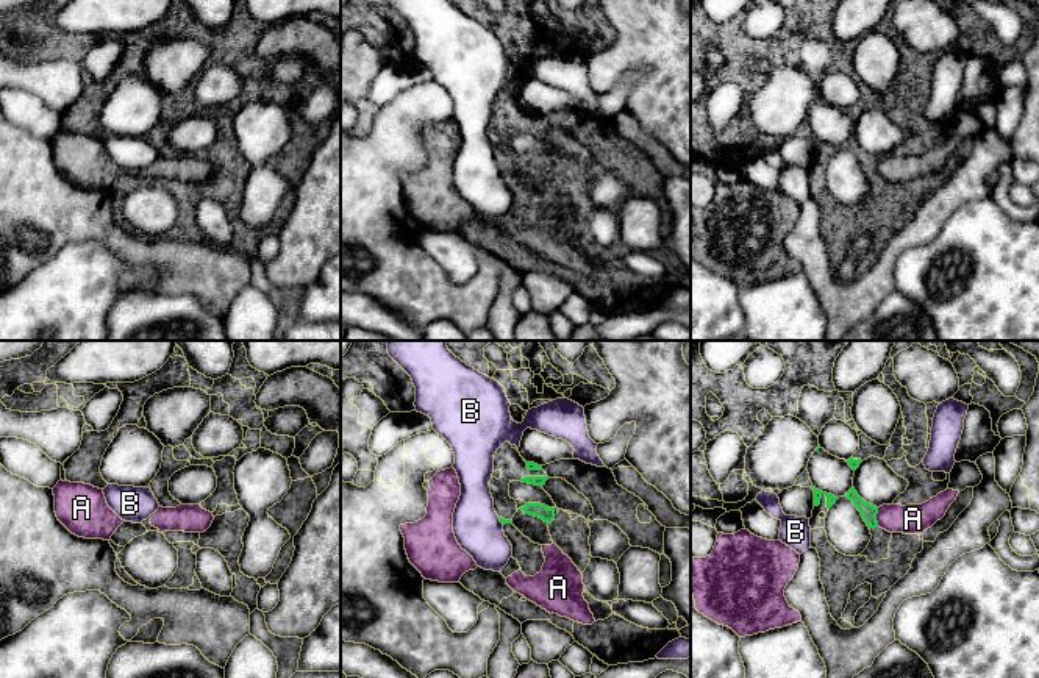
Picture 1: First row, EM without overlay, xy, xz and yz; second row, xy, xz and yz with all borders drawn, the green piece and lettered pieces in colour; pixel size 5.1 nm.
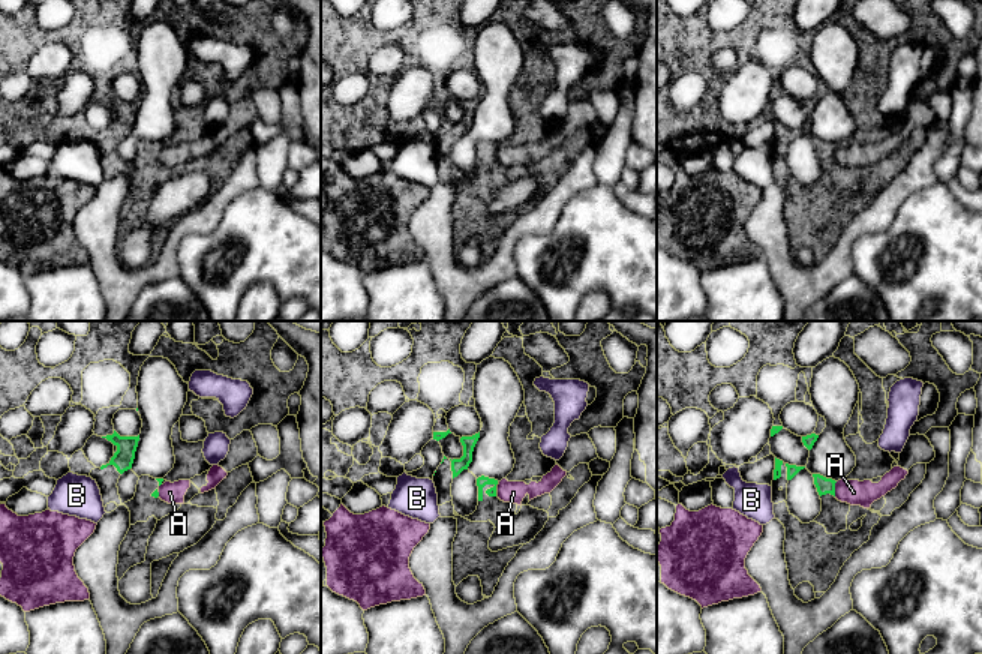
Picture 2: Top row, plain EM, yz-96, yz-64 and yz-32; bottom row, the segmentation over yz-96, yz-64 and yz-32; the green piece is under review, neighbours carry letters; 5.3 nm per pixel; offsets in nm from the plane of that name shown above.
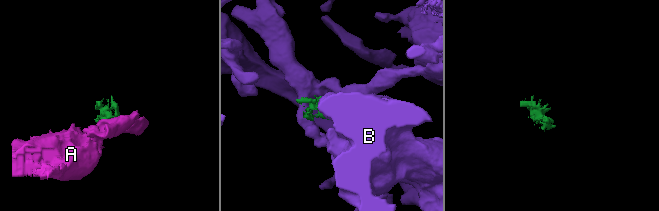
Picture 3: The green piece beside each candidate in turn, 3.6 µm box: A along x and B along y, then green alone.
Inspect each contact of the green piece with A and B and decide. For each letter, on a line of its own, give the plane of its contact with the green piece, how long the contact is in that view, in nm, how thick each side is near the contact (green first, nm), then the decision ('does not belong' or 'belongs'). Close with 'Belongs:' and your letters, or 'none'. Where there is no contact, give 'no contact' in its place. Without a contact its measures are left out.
A: yz | 100 nm | 80/160 nm | does not belong
B: xz | 50 nm | 20/240 nm | does not belong
Belongs: none

